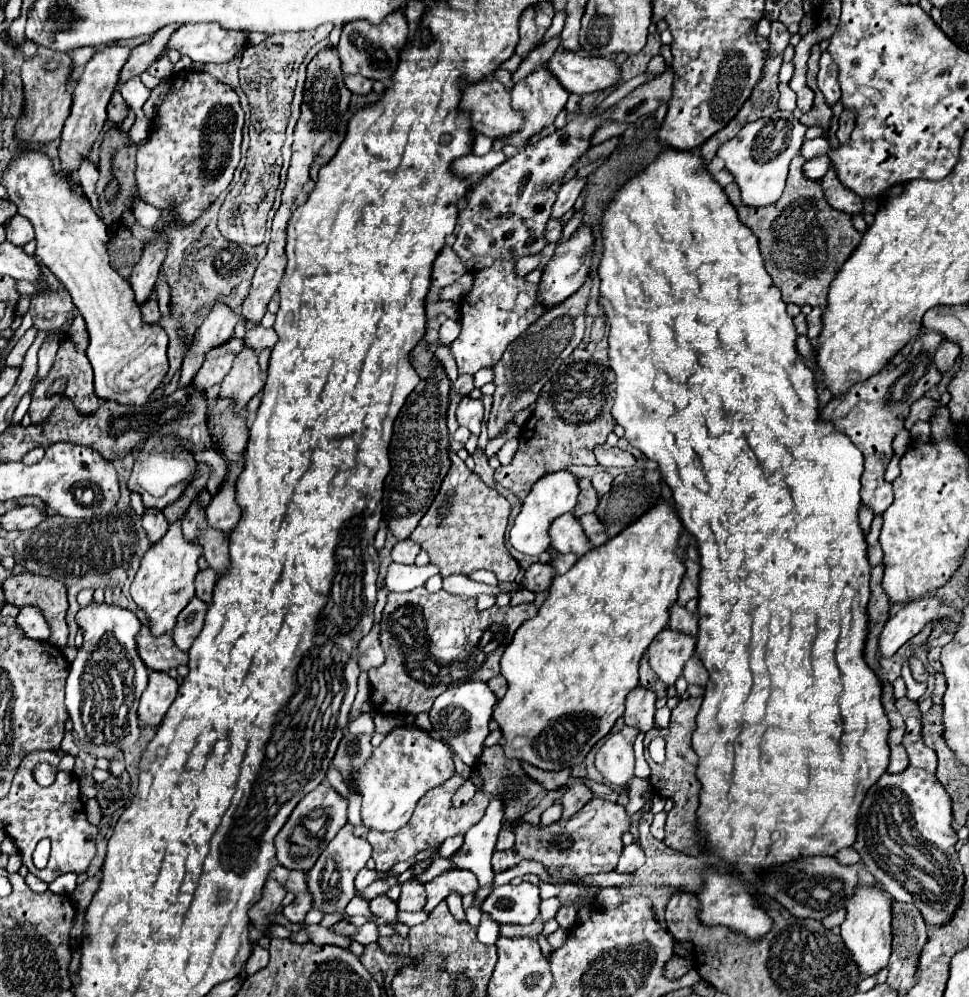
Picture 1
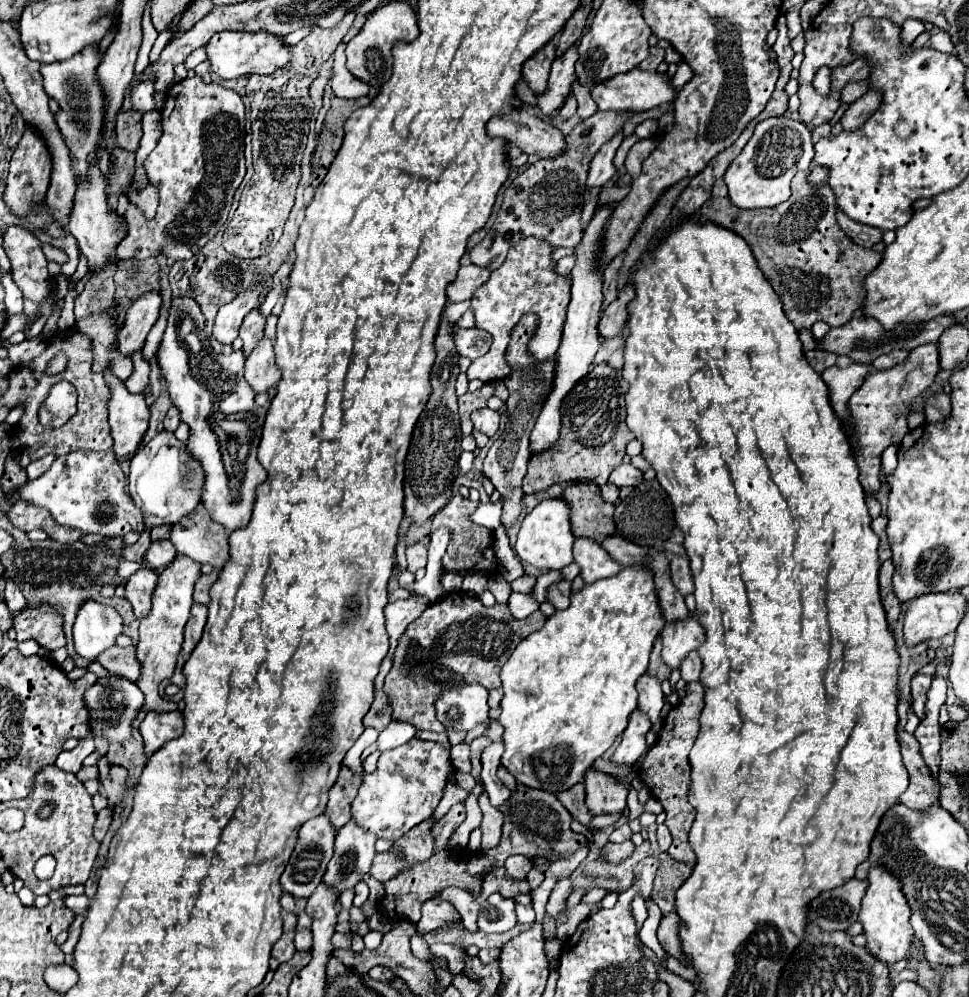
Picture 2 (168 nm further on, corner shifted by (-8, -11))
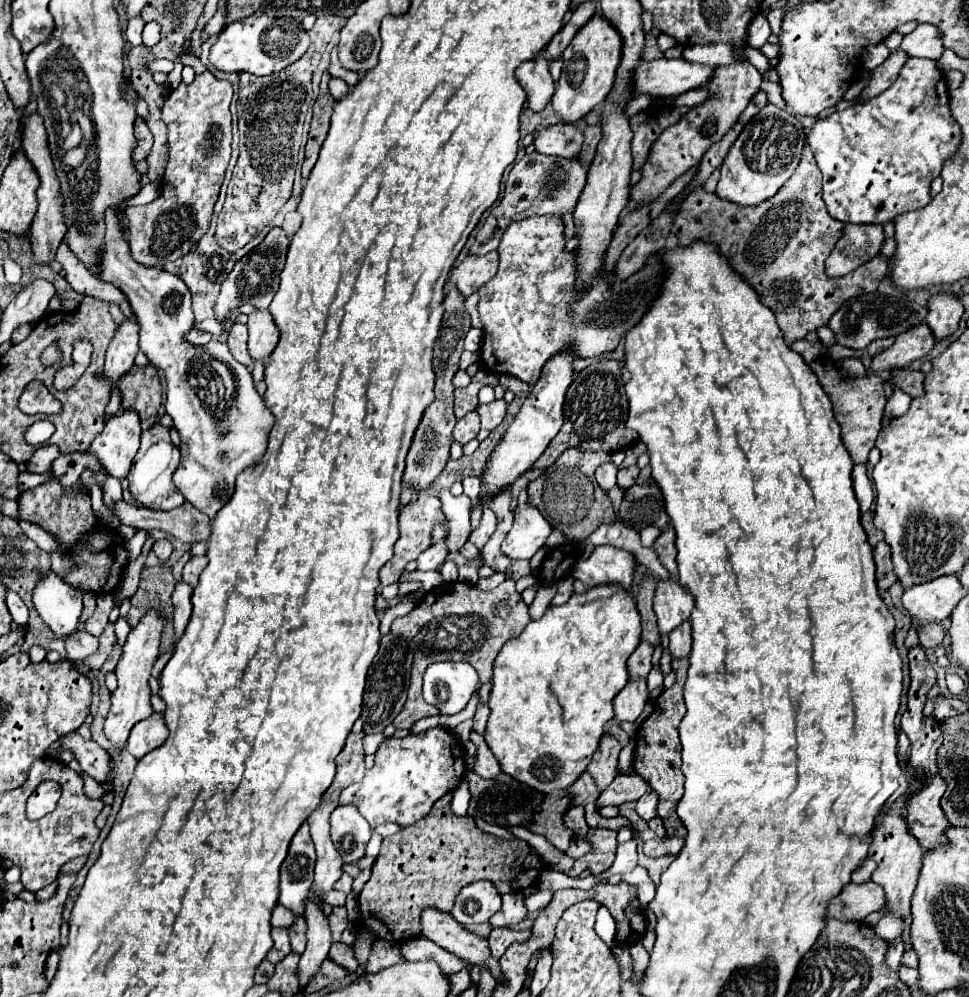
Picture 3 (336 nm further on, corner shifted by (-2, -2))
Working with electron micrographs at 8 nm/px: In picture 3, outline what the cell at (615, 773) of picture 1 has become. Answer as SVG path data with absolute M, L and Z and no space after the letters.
M630 679L628 685L616 695L614 721L616 723L635 722L644 711L646 701L648 701L646 679Z

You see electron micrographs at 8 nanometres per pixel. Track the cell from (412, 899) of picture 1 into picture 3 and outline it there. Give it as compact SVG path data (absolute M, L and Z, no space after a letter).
M426 907L420 913L420 925L422 937L434 941L436 945L454 953L460 959L466 959L468 963L488 967L490 973L498 979L500 967L498 961L490 957L488 943L478 935L470 933L464 925L460 925L454 917L450 917L450 913L440 913L440 909L436 907Z

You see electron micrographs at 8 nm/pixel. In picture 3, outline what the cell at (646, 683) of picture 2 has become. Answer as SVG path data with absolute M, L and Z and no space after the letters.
M640 641L638 649L630 655L628 659L628 671L630 677L648 677L650 669L652 669L652 645L648 645L646 641Z

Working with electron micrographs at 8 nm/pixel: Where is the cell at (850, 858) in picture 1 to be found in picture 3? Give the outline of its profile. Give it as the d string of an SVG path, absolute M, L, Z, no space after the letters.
M866 859L860 867L856 867L856 869L852 871L852 881L854 881L854 883L864 883L864 881L868 881L874 869L876 869L876 863L874 863L872 859Z

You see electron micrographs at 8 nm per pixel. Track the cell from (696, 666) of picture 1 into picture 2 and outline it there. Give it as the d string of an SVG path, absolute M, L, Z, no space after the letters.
M692 650L680 664L680 674L684 682L694 682L700 680L700 670L702 670L702 662L698 658L698 654Z

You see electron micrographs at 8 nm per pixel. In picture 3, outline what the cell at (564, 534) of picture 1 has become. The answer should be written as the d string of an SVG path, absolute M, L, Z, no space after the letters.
M612 545L594 547L592 555L586 561L576 563L576 567L572 569L572 577L580 579L586 587L602 583L618 583L630 589L632 575L634 575L634 555Z

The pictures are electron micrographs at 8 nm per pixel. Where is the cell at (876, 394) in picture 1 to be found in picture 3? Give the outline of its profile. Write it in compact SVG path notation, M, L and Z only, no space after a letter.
M922 323L922 325L914 327L914 329L908 329L906 333L900 333L896 337L896 343L890 349L878 353L872 359L870 369L874 373L878 373L878 371L892 371L896 367L904 369L912 361L924 357L934 347L934 343L936 343L936 339L934 339L930 327L926 323Z

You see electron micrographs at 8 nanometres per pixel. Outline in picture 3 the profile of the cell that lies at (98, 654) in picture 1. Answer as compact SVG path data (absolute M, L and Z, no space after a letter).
M54 571L48 573L34 589L34 605L56 637L66 639L80 631L82 591L62 581Z

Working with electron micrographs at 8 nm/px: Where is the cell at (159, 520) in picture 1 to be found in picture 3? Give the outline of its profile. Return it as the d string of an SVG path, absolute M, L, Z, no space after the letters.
M158 539L158 541L154 543L152 551L154 551L162 561L166 561L166 559L170 557L170 553L172 553L172 543L170 543L168 539Z

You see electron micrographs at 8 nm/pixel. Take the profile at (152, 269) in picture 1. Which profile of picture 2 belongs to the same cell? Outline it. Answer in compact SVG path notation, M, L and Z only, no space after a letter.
M148 292L138 298L124 314L122 330L118 332L118 352L124 356L132 356L142 350L150 328L156 324L160 316L162 298L158 292Z

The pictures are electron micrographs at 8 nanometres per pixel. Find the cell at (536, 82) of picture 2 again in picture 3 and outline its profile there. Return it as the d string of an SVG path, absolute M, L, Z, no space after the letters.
M540 53L536 59L524 61L516 69L516 79L528 95L528 107L534 111L542 111L554 93L554 81L548 67L550 61L546 61L544 53Z

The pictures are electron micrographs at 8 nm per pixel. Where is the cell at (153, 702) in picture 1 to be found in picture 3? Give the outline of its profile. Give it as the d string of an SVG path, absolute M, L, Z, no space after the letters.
M152 713L148 719L136 723L126 741L126 749L136 757L144 757L148 751L160 747L168 737L168 727L162 713Z

